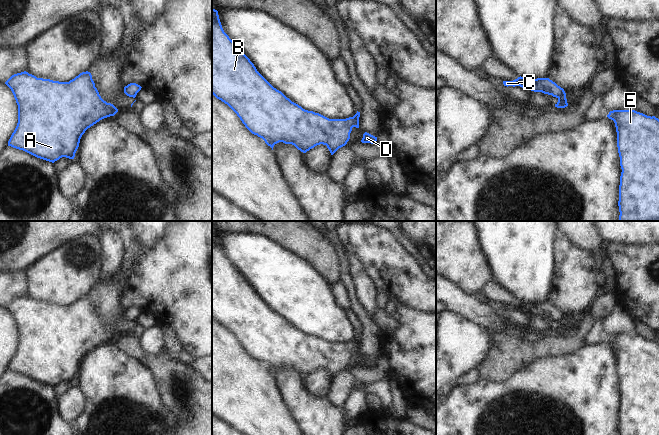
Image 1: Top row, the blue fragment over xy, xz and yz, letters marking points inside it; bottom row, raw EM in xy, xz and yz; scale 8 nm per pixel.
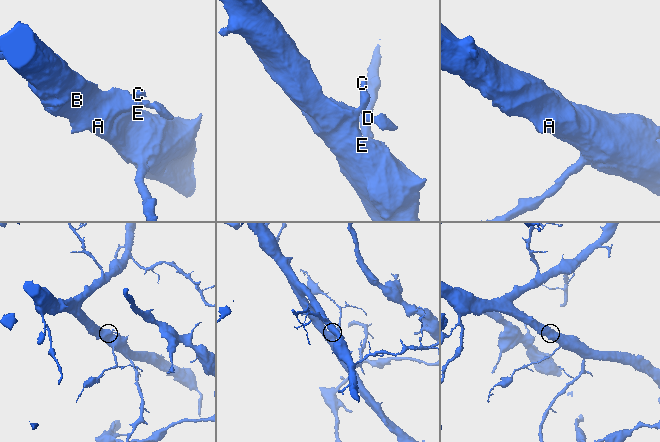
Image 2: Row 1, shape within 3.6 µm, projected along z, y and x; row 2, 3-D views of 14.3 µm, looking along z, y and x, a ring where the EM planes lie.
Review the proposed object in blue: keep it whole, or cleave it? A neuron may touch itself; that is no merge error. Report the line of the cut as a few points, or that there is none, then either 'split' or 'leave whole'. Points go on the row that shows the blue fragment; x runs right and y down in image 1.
yz (556, 96), (565, 98) | split

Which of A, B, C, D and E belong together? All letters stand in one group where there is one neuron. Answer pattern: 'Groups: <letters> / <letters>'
Groups: A B C E / D

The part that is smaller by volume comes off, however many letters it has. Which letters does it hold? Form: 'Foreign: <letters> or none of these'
Foreign: D

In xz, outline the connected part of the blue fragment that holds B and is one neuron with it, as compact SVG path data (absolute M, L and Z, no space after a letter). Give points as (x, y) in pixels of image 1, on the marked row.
M212 9L212 94L227 104L240 118L245 127L254 135L262 138L273 150L275 144L283 142L292 144L306 153L317 145L326 145L331 155L345 146L350 139L353 127L356 127L360 112L346 119L329 119L319 113L303 109L292 102L281 91L274 88L256 69L243 50L224 32L218 11Z

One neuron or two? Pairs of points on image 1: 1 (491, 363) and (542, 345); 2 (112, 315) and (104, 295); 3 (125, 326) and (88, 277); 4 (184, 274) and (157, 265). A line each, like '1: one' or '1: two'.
1: one
2: one
3: two
4: one

